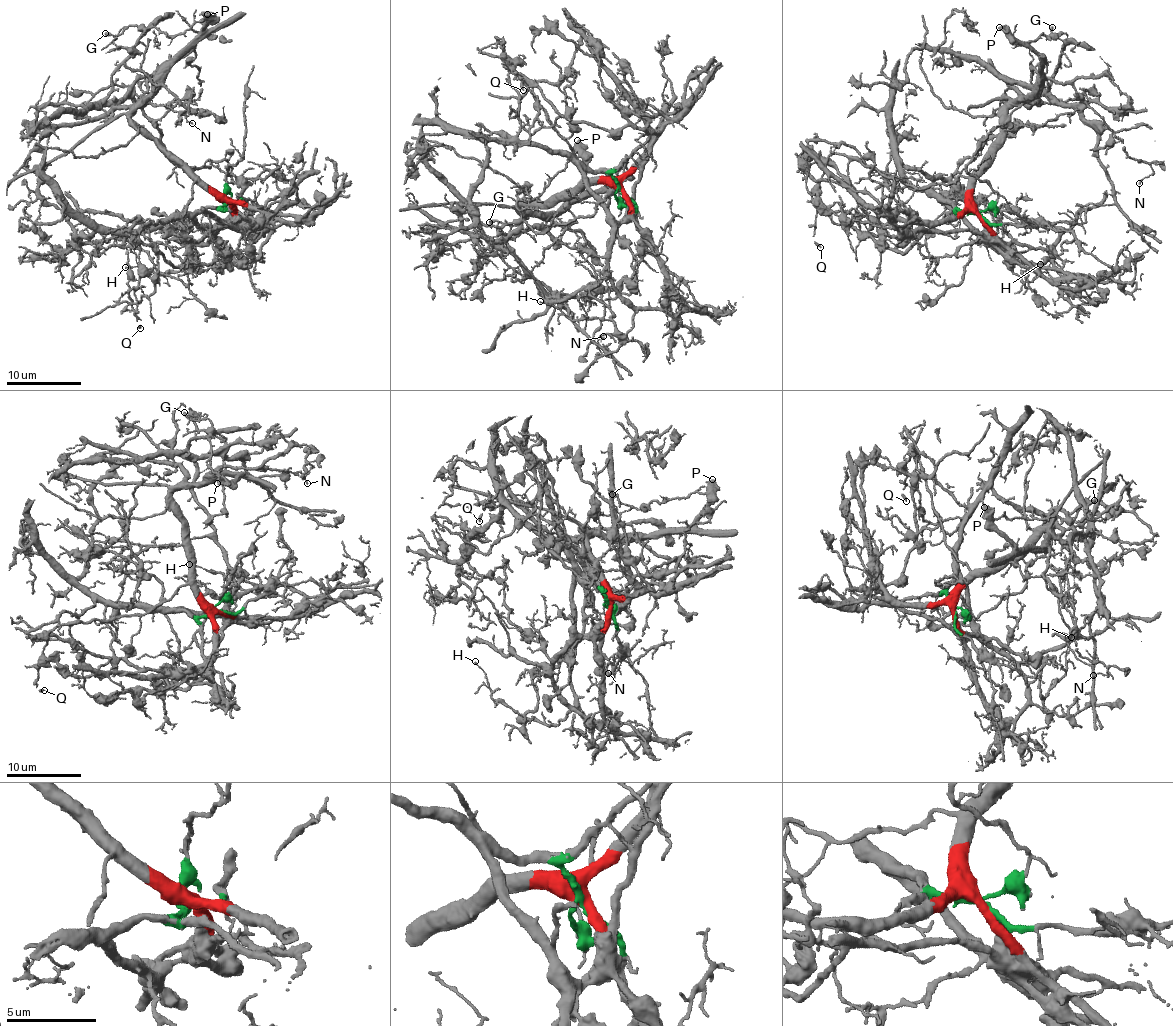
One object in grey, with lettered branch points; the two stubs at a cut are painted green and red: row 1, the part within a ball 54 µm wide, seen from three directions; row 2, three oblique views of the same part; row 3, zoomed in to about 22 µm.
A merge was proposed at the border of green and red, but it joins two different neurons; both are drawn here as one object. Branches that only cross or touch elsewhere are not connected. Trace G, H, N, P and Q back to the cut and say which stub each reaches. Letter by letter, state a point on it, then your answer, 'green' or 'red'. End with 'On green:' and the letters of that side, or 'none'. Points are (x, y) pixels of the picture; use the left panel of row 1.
G: (105, 33) | red
H: (125, 267) | green
N: (192, 123) | red
P: (207, 14) | red
Q: (140, 328) | red
On green: H

